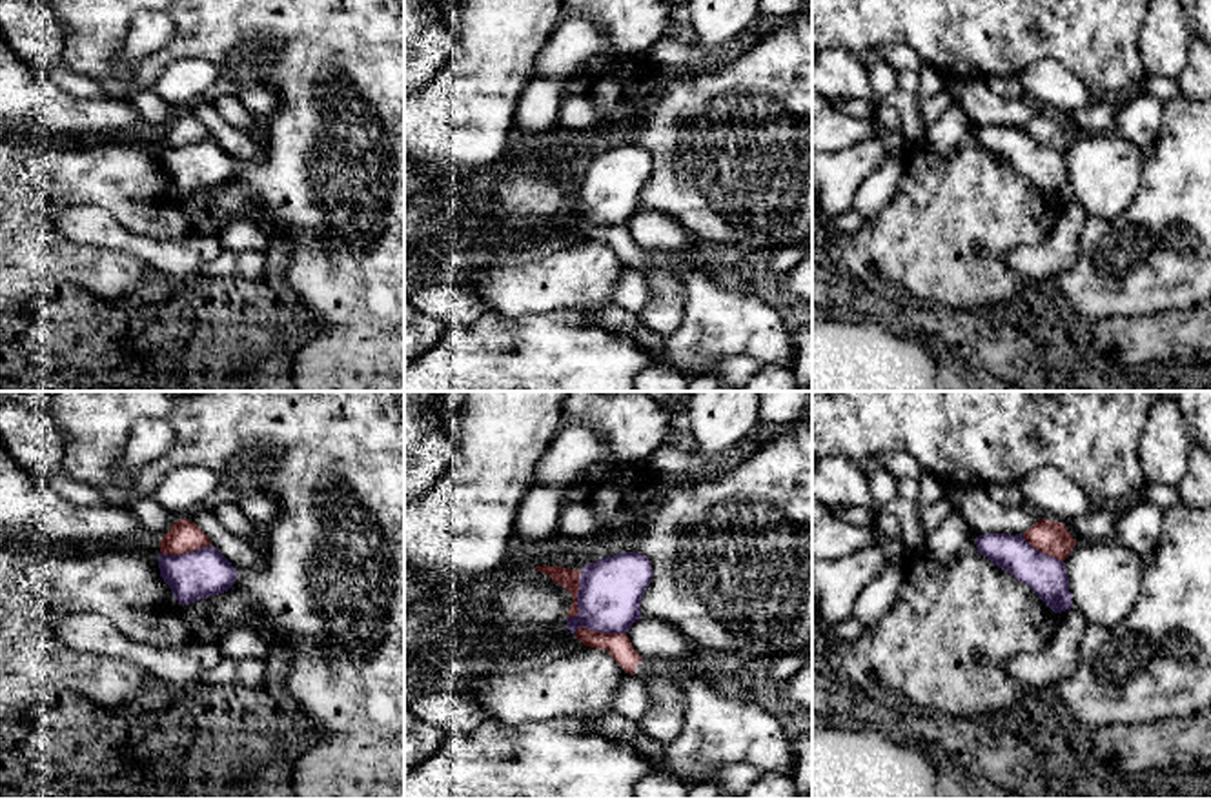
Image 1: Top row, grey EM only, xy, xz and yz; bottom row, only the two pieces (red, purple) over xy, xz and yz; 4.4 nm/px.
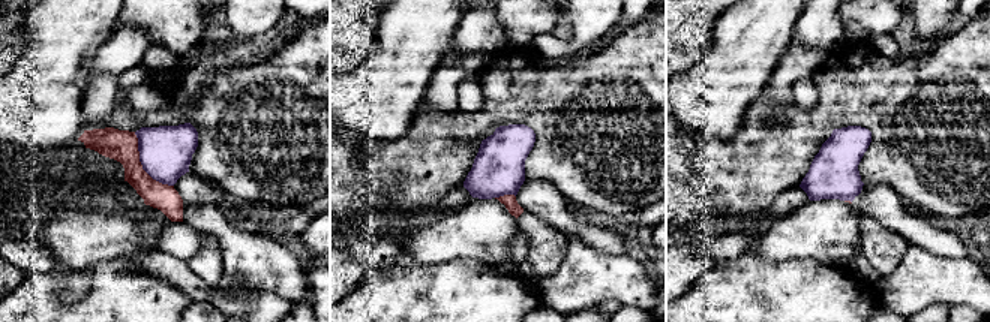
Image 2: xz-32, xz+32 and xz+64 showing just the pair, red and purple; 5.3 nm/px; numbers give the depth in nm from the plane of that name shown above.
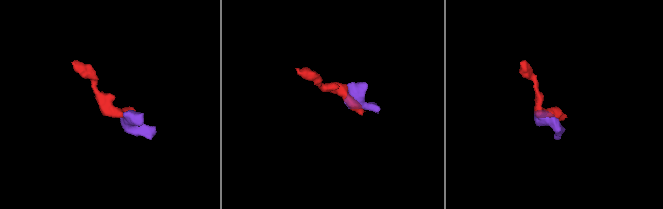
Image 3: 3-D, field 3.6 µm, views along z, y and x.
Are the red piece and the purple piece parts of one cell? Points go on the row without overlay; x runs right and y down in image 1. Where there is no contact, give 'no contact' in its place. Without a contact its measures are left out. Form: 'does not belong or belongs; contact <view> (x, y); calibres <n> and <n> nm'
does not belong; contact xz (600, 224); calibres 110 and 280 nm

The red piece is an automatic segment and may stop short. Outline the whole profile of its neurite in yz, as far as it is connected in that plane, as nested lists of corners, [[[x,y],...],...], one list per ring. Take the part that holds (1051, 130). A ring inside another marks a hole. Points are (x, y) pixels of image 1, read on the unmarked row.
[[[1042,111],[1031,118],[1023,131],[1038,144],[1065,153],[1076,133],[1067,124],[1067,118],[1058,113]]]

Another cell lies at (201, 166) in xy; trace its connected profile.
[[[213,137],[184,147],[158,146],[158,160],[180,197],[224,186],[237,171],[237,162]]]

